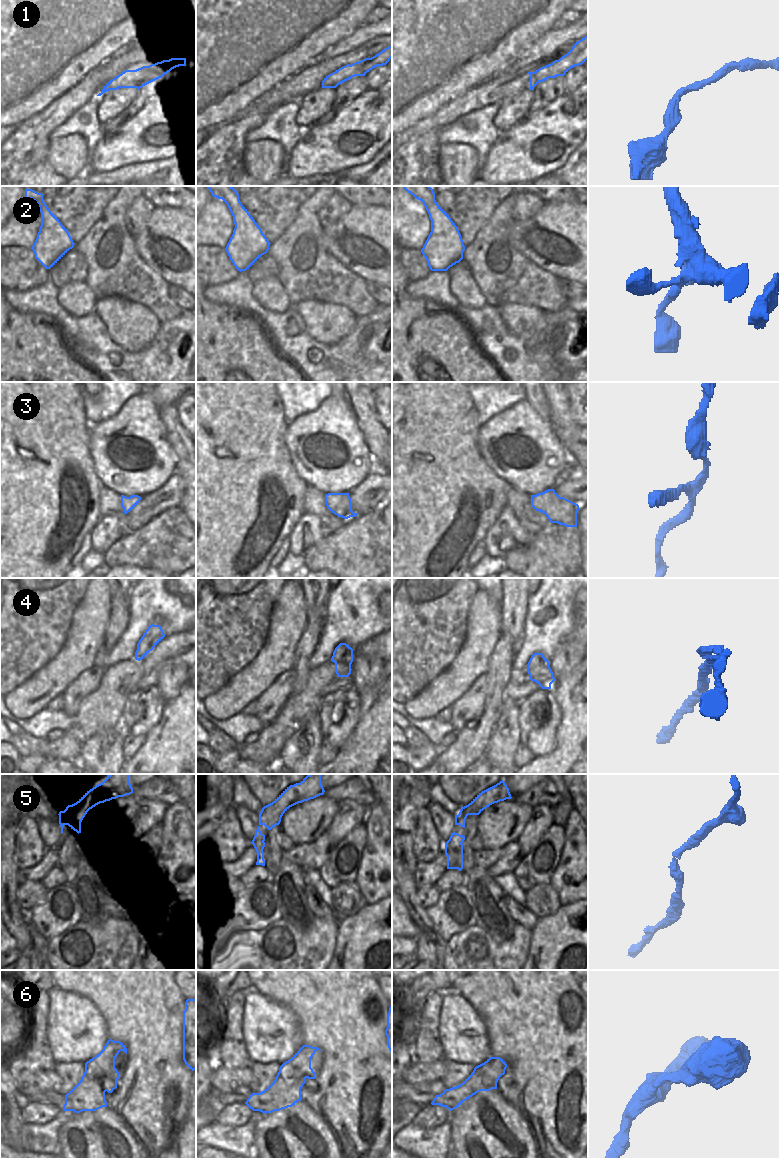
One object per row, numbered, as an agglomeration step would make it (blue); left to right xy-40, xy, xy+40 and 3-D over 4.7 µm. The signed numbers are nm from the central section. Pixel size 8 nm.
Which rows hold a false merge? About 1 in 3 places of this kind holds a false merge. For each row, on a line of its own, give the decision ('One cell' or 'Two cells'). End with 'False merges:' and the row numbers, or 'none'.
1: One cell
2: One cell
3: One cell
4: One cell
5: One cell
6: One cell
False merges: none.

